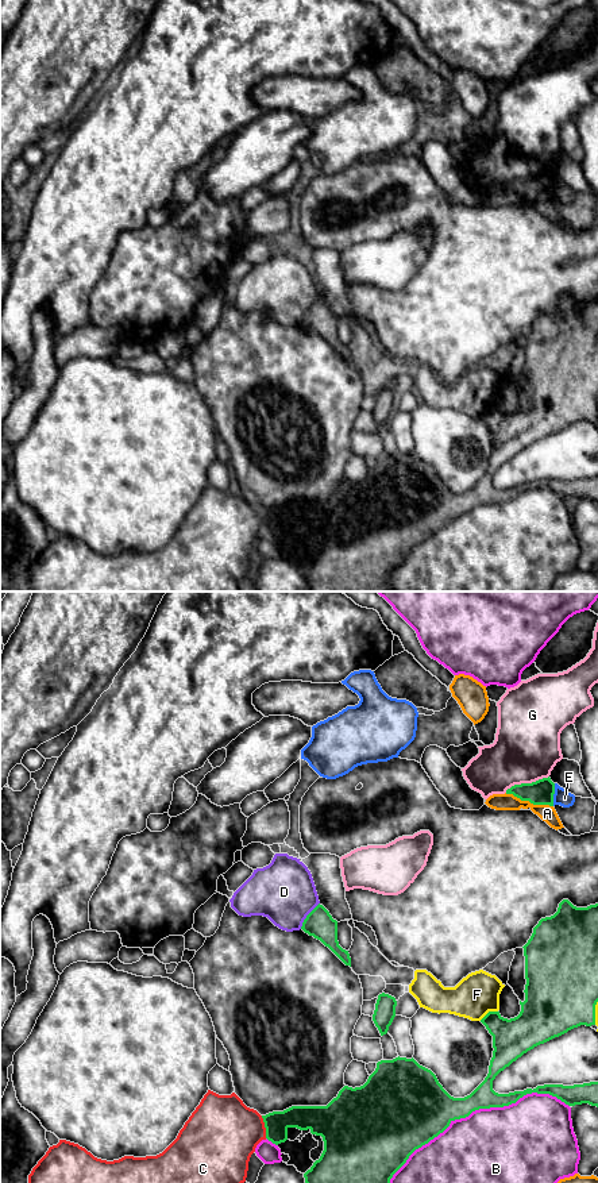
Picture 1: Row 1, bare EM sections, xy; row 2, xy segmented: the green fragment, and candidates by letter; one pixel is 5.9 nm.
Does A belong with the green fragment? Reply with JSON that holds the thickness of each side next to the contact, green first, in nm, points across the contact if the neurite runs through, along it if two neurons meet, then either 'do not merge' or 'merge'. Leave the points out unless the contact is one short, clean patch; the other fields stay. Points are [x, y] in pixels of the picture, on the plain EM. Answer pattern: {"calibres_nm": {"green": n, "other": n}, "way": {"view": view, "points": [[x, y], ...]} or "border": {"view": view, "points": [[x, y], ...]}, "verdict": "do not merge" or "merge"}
{"calibres_nm": {"green": 150, "other": 100}, "verdict": "do not merge"}

